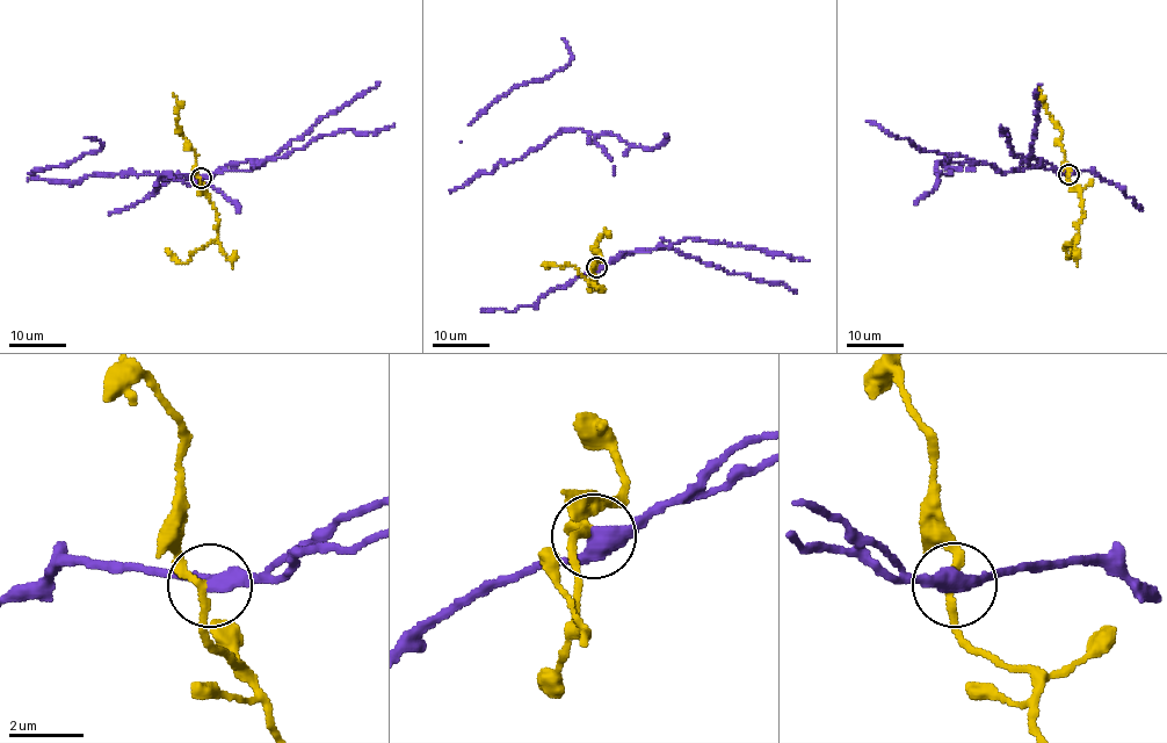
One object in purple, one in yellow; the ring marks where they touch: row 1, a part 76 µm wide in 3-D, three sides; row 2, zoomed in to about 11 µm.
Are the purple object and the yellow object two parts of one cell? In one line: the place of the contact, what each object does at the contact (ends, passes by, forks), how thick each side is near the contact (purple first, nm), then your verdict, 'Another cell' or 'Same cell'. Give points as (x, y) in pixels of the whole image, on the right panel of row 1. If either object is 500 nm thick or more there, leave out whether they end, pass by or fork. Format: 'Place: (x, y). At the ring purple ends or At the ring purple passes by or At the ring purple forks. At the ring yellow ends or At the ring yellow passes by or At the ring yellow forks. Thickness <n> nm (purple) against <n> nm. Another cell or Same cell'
Place: (1068, 174). At the ring purple passes by. At the ring yellow passes by. Thickness 400 nm (purple) against 200 nm. Another cell

